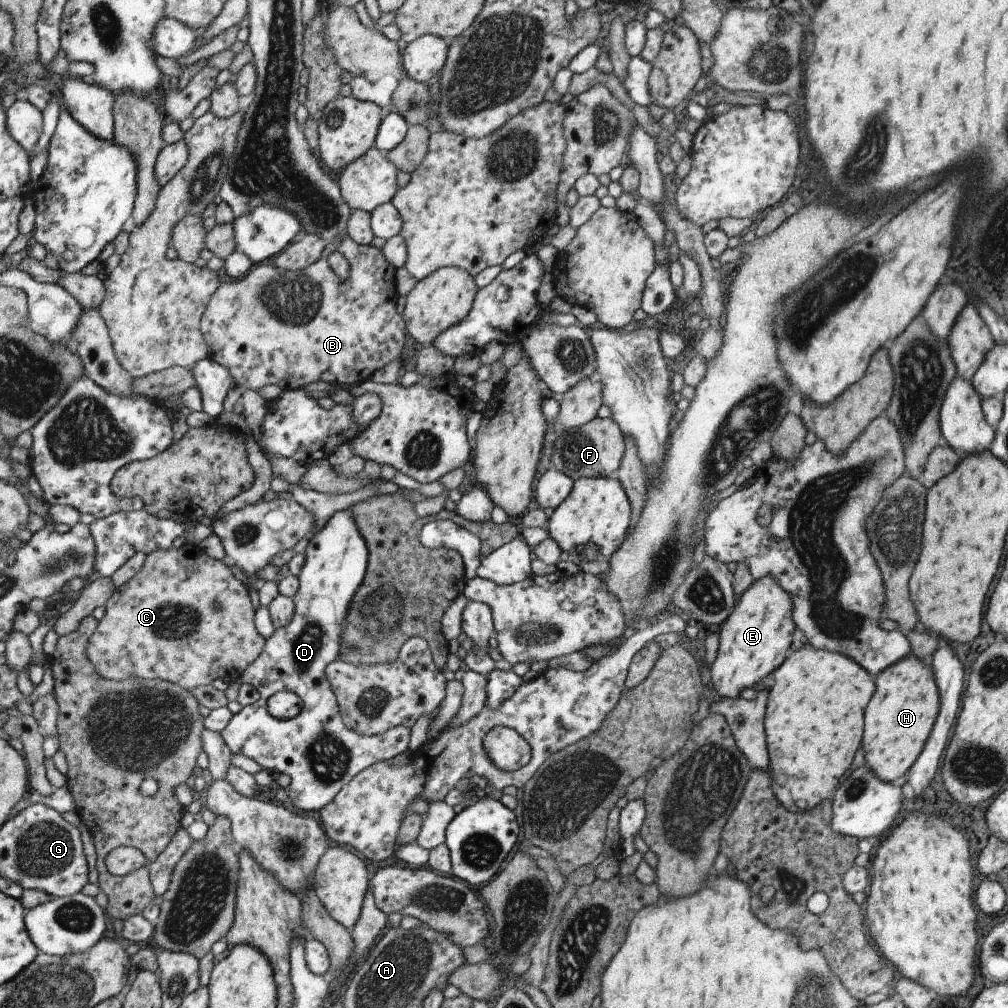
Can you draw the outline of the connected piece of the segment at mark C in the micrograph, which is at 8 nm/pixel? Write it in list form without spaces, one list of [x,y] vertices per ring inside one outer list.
[[[186,544],[185,546],[174,548],[169,547],[167,550],[155,550],[149,552],[144,558],[141,568],[125,583],[115,587],[109,600],[105,602],[103,617],[97,621],[95,632],[91,633],[87,646],[85,646],[85,656],[91,664],[91,668],[105,680],[127,680],[131,678],[145,678],[145,680],[167,680],[171,684],[177,684],[183,689],[192,689],[199,686],[210,685],[215,678],[221,678],[226,683],[233,683],[241,676],[241,672],[246,666],[259,656],[263,650],[264,638],[261,636],[253,625],[254,609],[249,601],[246,586],[235,579],[231,570],[223,565],[220,560],[207,556],[198,545]]]

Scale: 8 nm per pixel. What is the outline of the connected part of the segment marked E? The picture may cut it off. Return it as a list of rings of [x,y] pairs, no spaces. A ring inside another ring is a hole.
[[[771,576],[754,580],[733,605],[719,629],[719,644],[709,670],[710,684],[722,698],[737,698],[743,688],[765,681],[788,655],[795,624],[791,618],[791,598]]]

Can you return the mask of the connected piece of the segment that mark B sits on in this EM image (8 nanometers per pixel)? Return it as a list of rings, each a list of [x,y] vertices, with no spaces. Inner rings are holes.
[[[343,231],[337,243],[334,242],[334,240],[333,242],[329,241],[326,243],[323,252],[321,252],[321,256],[319,256],[313,264],[305,268],[290,271],[279,270],[279,268],[275,268],[273,264],[259,264],[259,266],[251,268],[251,270],[241,278],[233,280],[224,277],[221,279],[219,286],[217,286],[217,290],[211,295],[211,300],[207,303],[205,312],[203,312],[200,320],[199,330],[207,346],[208,357],[227,370],[235,385],[254,391],[259,390],[261,386],[267,386],[267,384],[275,384],[275,386],[278,386],[282,391],[295,391],[296,389],[303,388],[303,386],[307,386],[307,384],[311,384],[311,382],[318,381],[345,388],[359,384],[369,379],[375,370],[381,368],[387,364],[387,362],[395,359],[399,360],[401,352],[403,352],[405,328],[402,317],[395,313],[397,294],[394,276],[395,268],[391,262],[385,260],[385,256],[381,254],[381,248],[374,248],[370,245],[358,245]],[[331,252],[340,252],[343,258],[347,260],[349,267],[348,278],[344,281],[340,281],[337,276],[335,276],[333,270],[331,270],[327,263],[327,256],[329,256]]]

